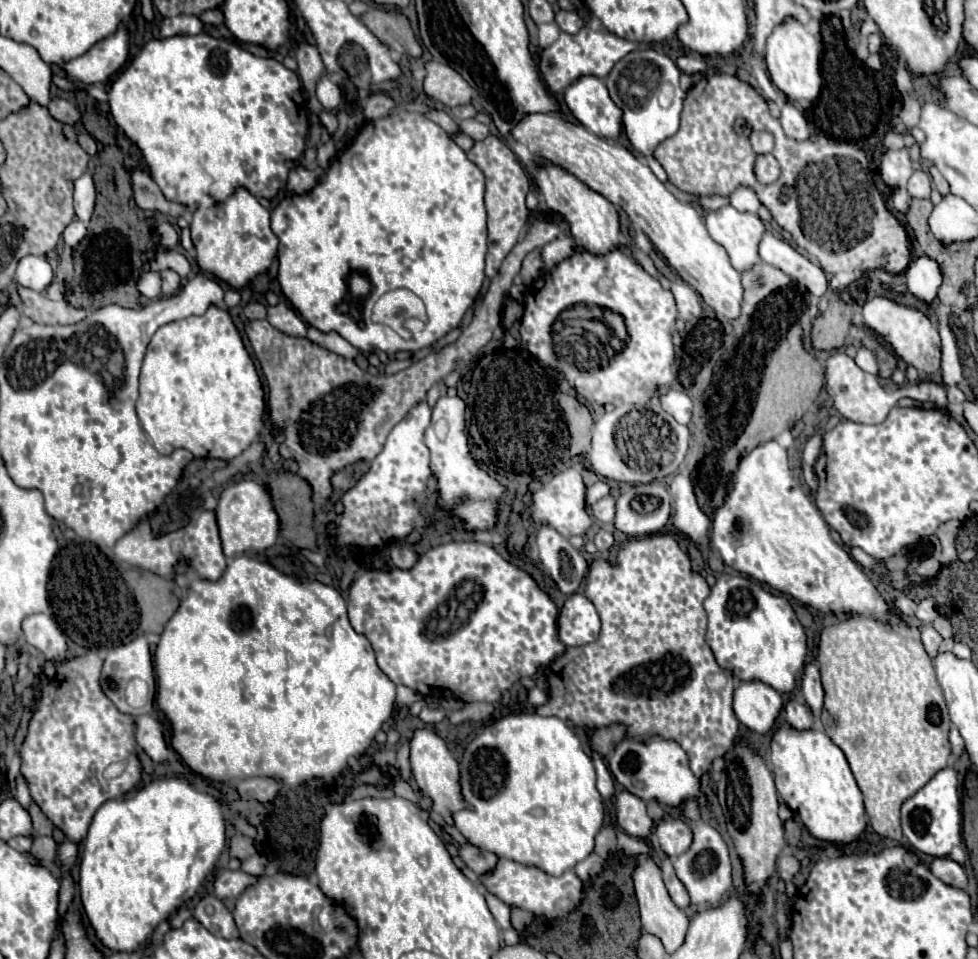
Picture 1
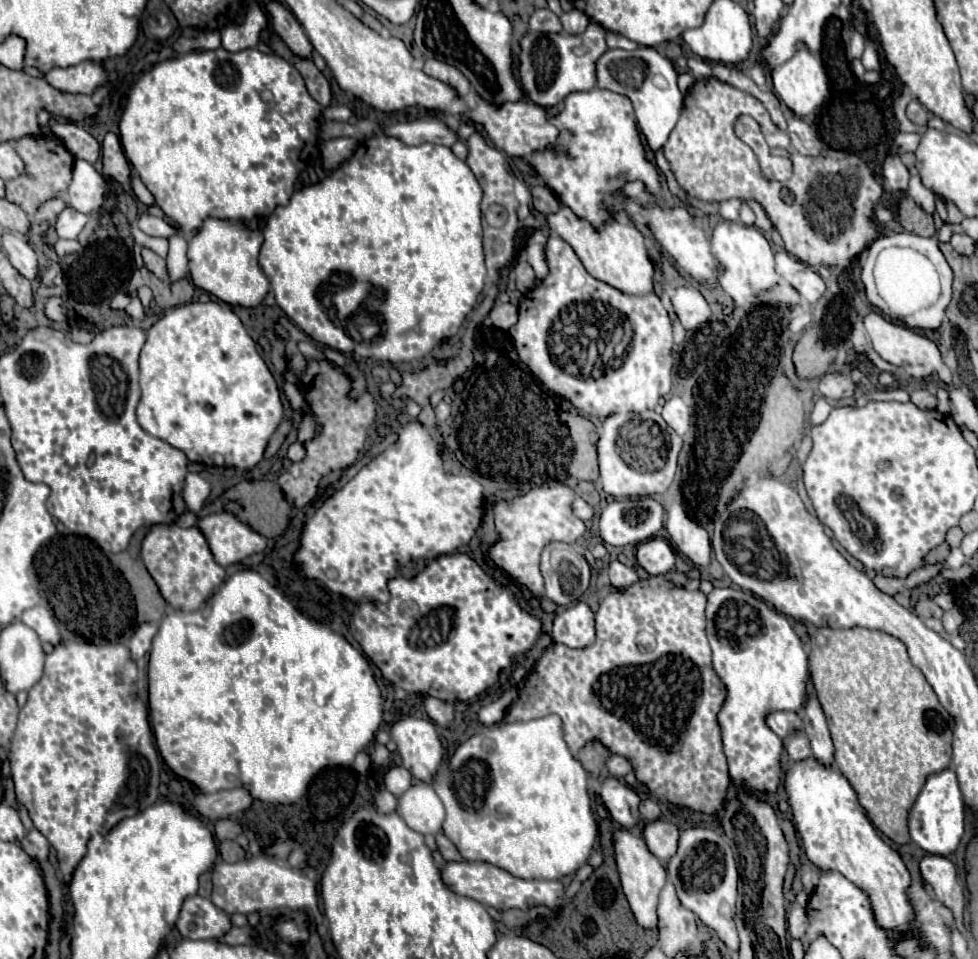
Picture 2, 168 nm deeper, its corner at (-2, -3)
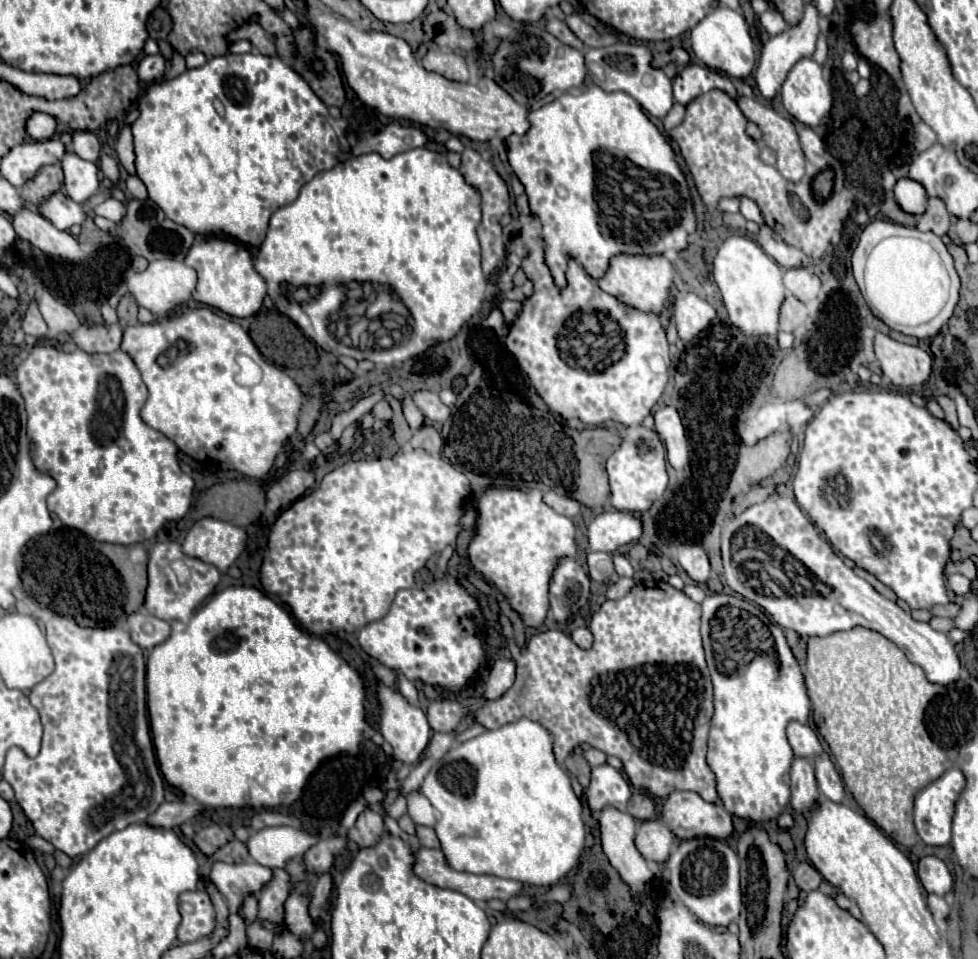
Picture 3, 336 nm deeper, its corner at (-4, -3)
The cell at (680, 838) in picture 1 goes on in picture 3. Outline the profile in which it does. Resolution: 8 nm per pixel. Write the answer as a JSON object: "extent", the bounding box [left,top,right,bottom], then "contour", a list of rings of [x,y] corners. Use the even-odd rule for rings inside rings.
{"extent":[635,819,673,863],"contour":[[[659,819],[641,821],[641,825],[635,833],[635,845],[637,845],[639,853],[645,859],[655,861],[655,863],[667,861],[671,843],[673,843],[673,835]]]}

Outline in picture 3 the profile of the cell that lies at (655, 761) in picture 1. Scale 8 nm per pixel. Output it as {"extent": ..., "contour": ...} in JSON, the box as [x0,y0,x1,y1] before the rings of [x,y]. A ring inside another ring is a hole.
{"extent":[583,749,605,767],"contour":[[[587,749],[587,751],[583,751],[583,757],[587,759],[587,763],[591,765],[591,767],[597,767],[597,765],[601,765],[601,763],[605,763],[605,753],[603,751],[599,751],[599,749]]]}

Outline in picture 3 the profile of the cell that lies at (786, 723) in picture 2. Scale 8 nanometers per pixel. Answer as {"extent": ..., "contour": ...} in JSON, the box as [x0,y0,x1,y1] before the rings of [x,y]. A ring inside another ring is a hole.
{"extent":[787,723,823,759],"contour":[[[789,723],[787,737],[789,737],[791,749],[795,751],[797,757],[815,759],[815,757],[819,757],[823,753],[823,745],[821,745],[819,737],[809,729],[809,725]]]}

